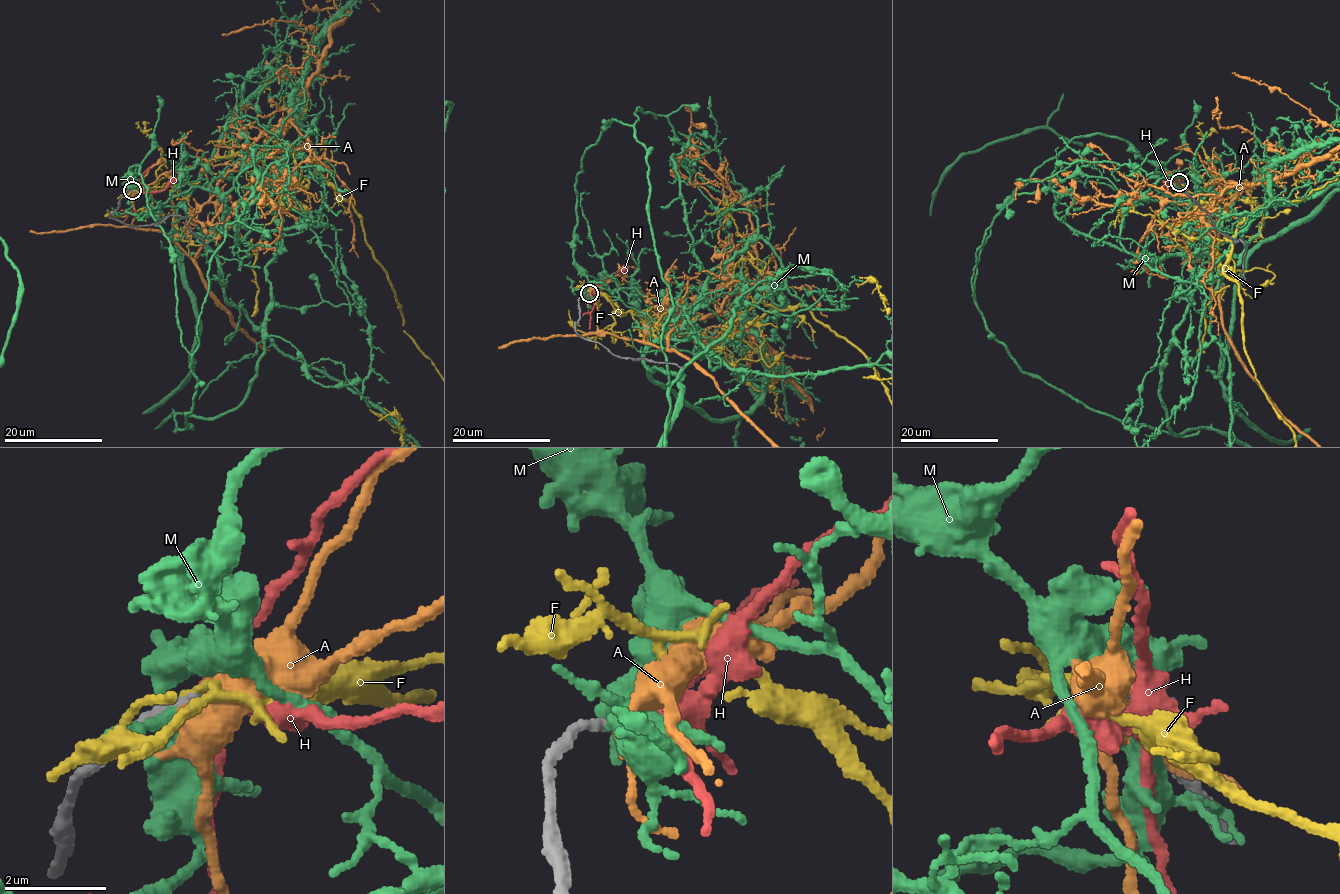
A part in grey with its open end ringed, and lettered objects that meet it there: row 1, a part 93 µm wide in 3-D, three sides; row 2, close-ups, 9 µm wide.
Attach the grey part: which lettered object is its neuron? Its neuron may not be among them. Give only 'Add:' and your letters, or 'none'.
Add: none

